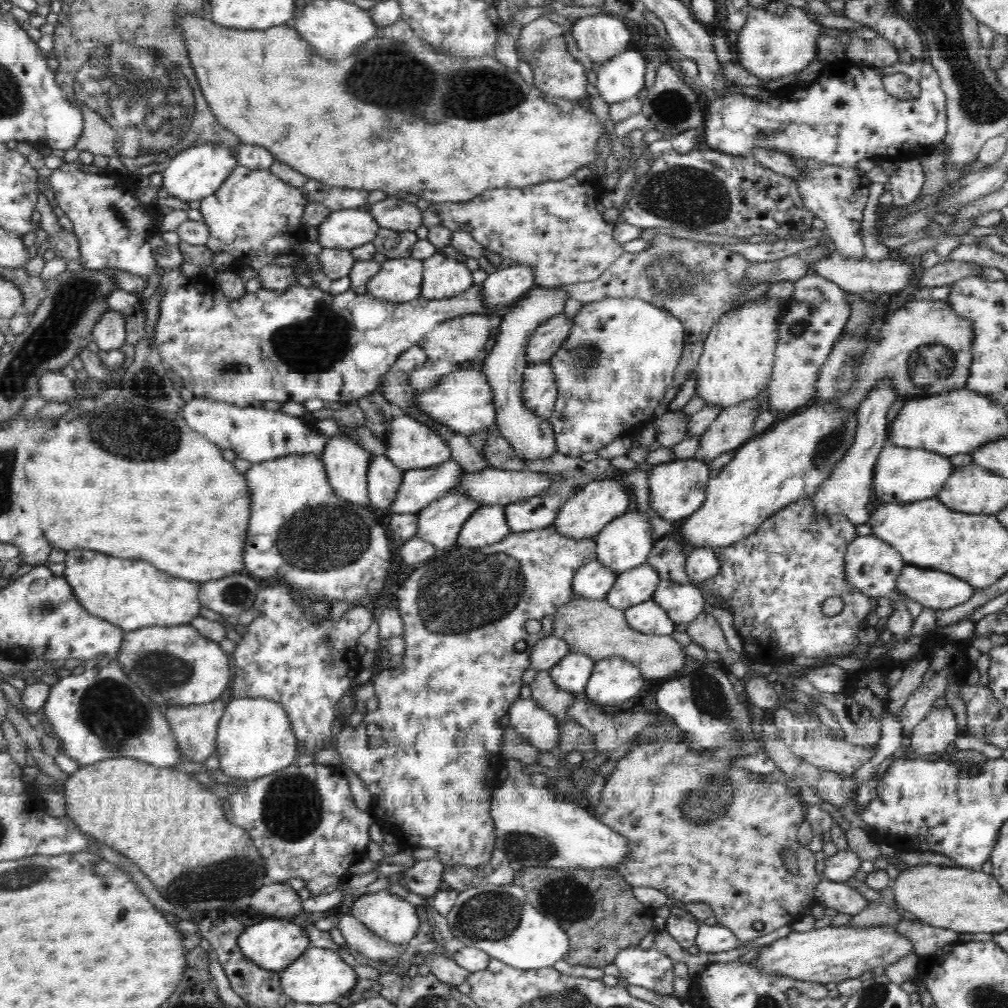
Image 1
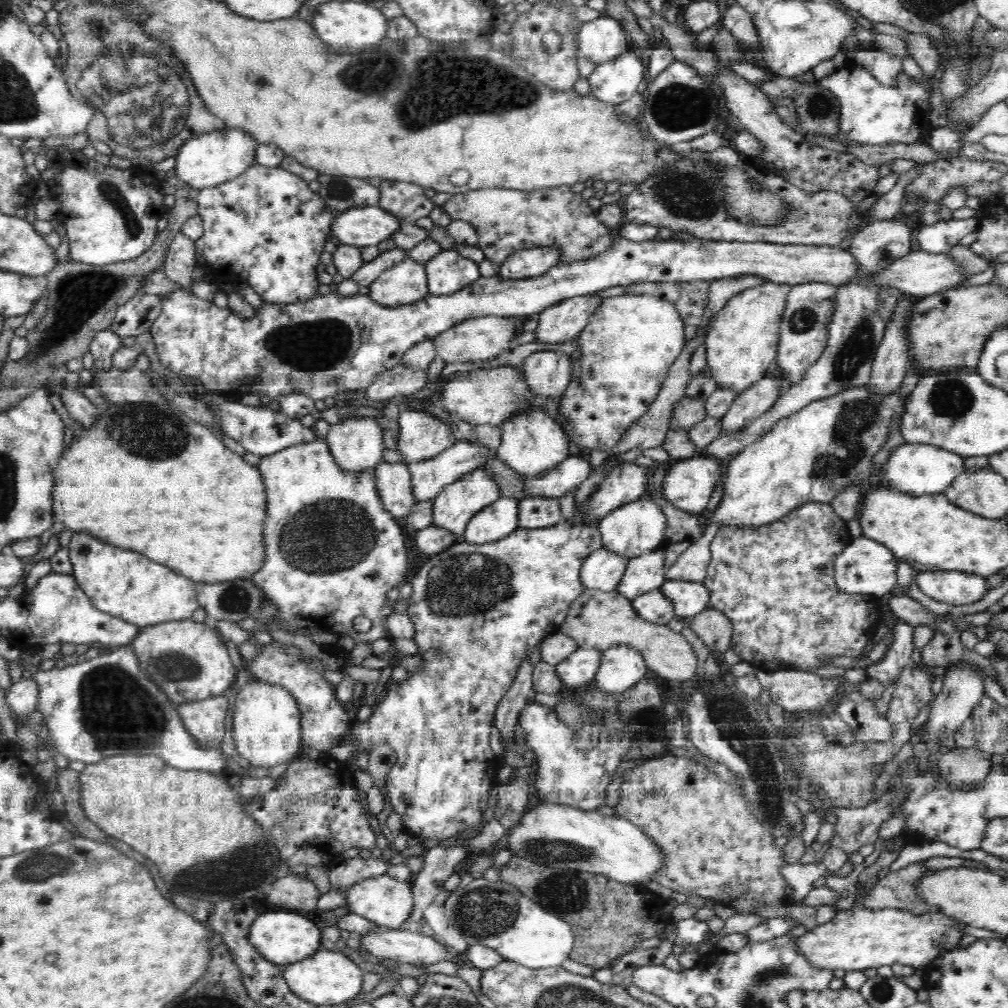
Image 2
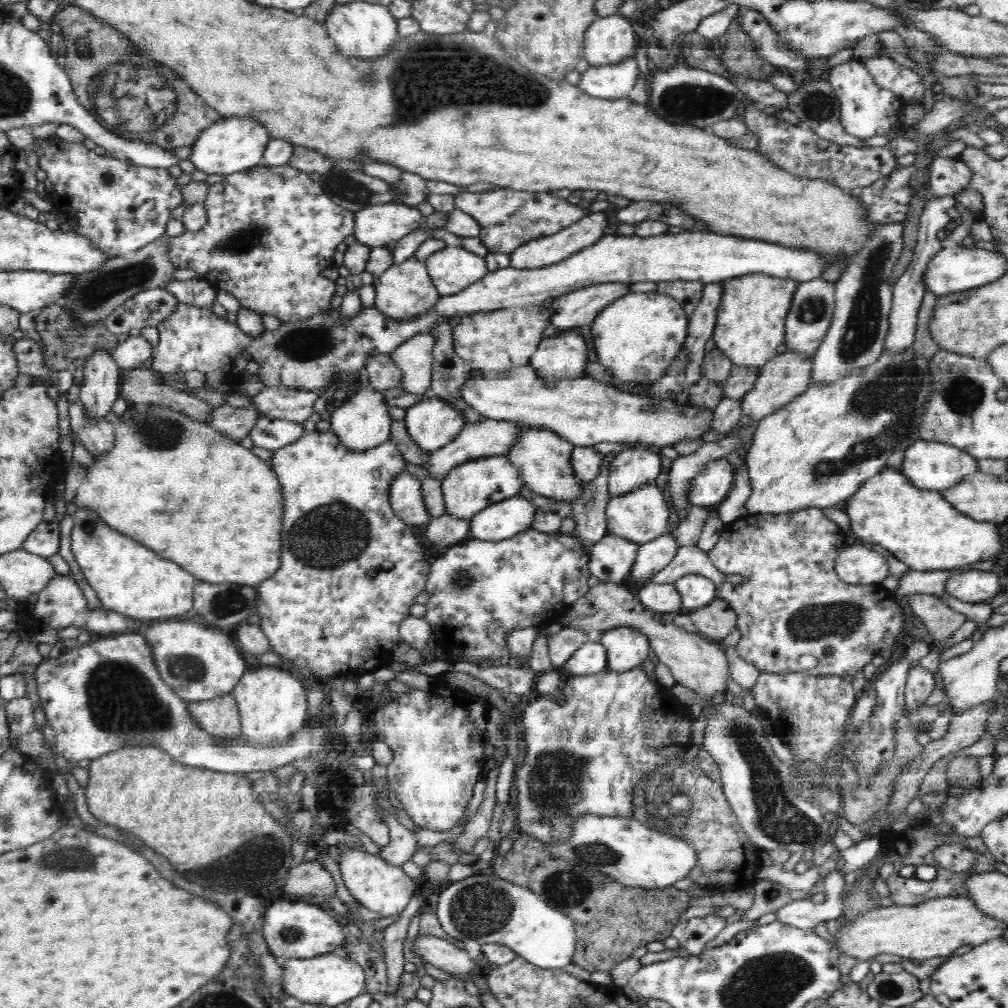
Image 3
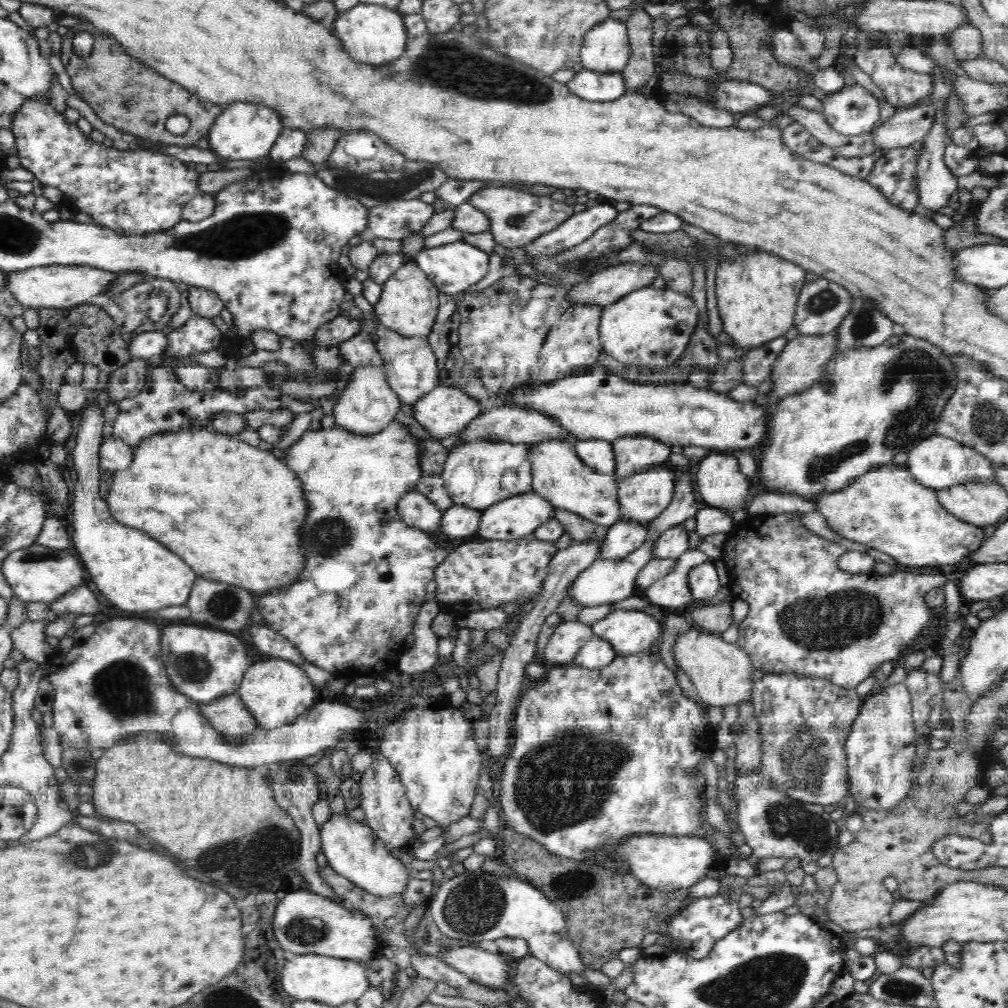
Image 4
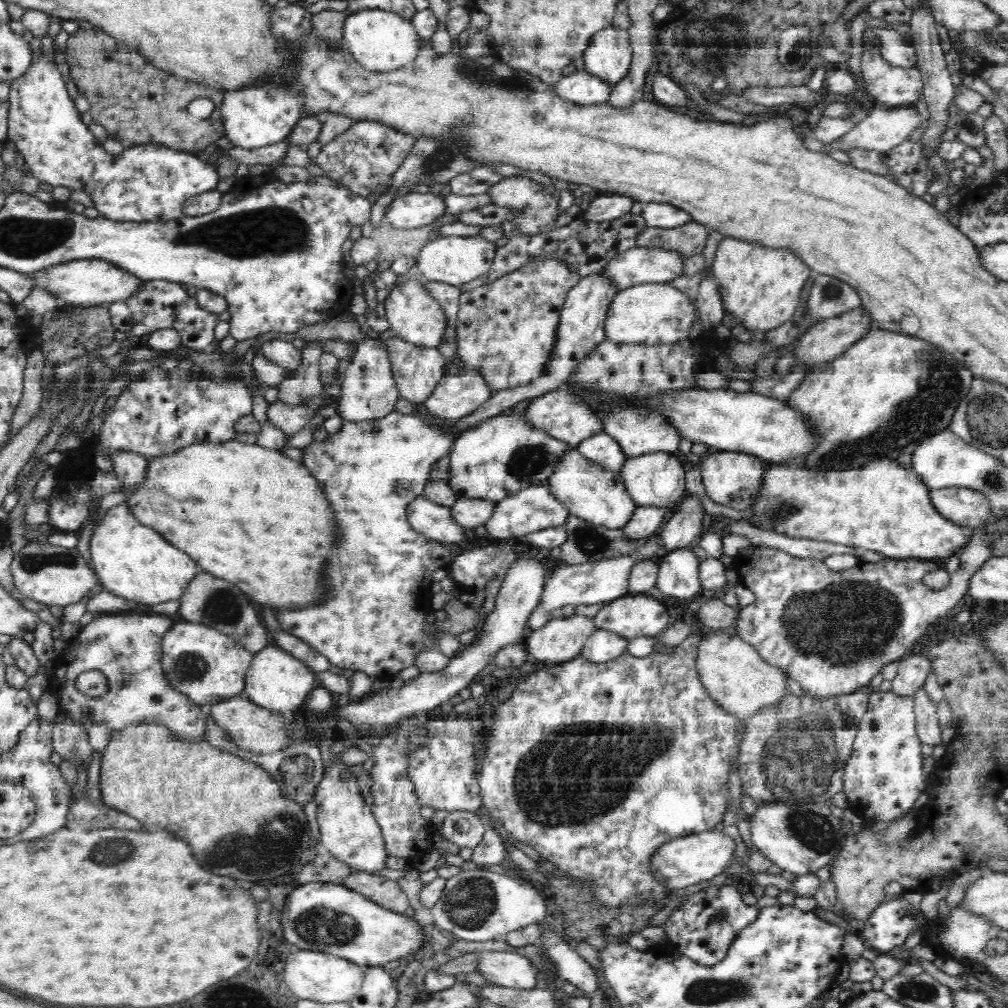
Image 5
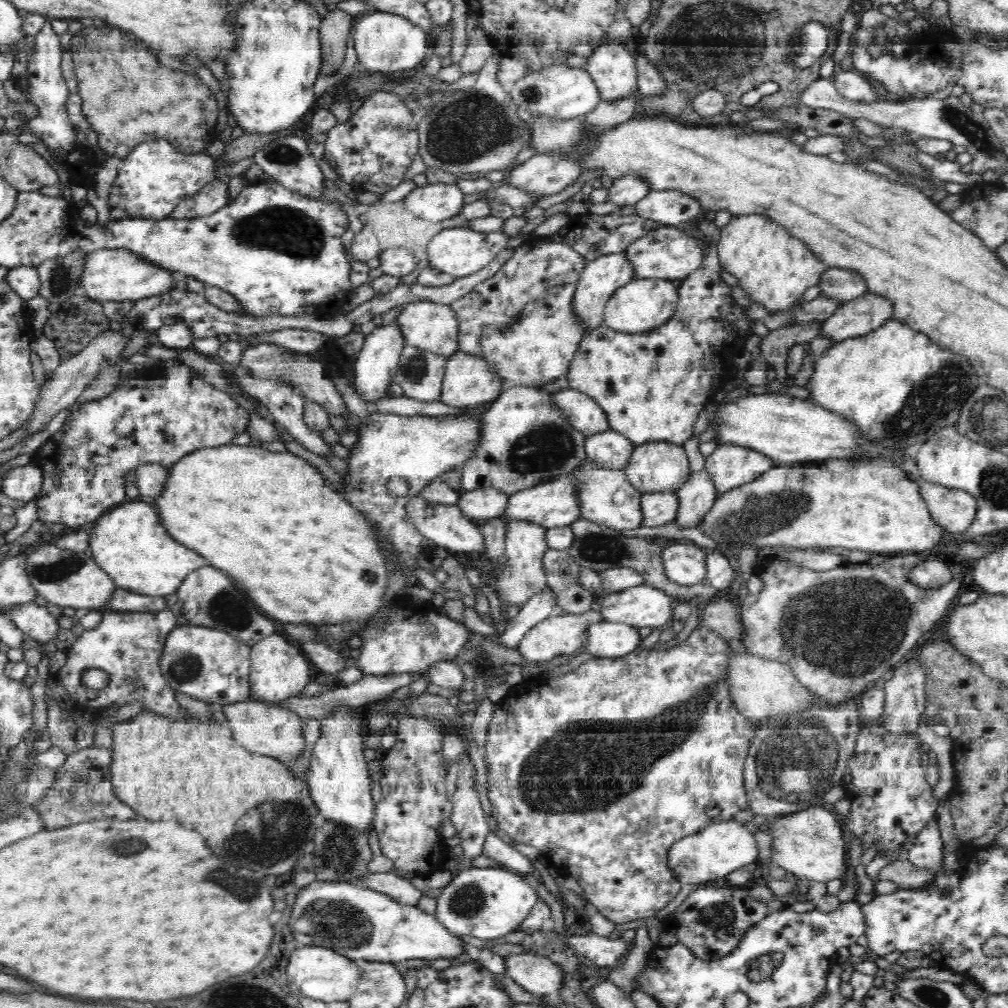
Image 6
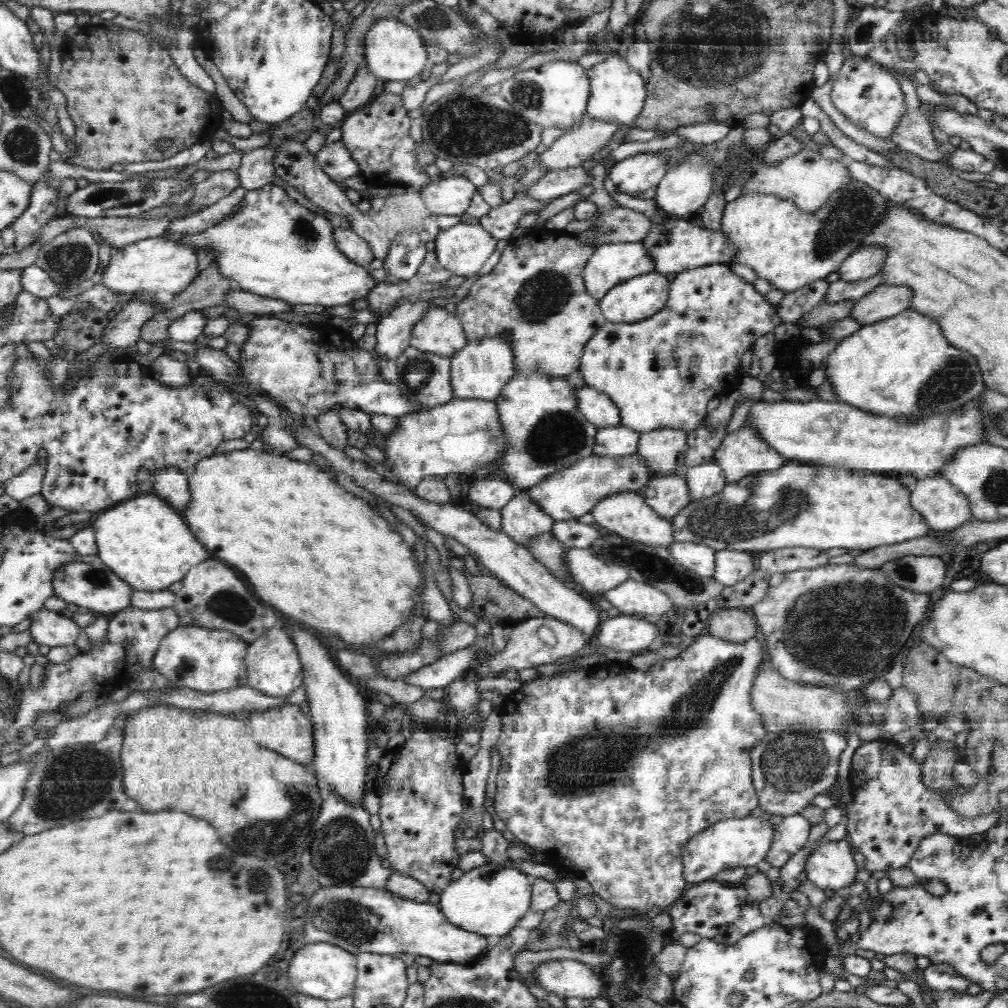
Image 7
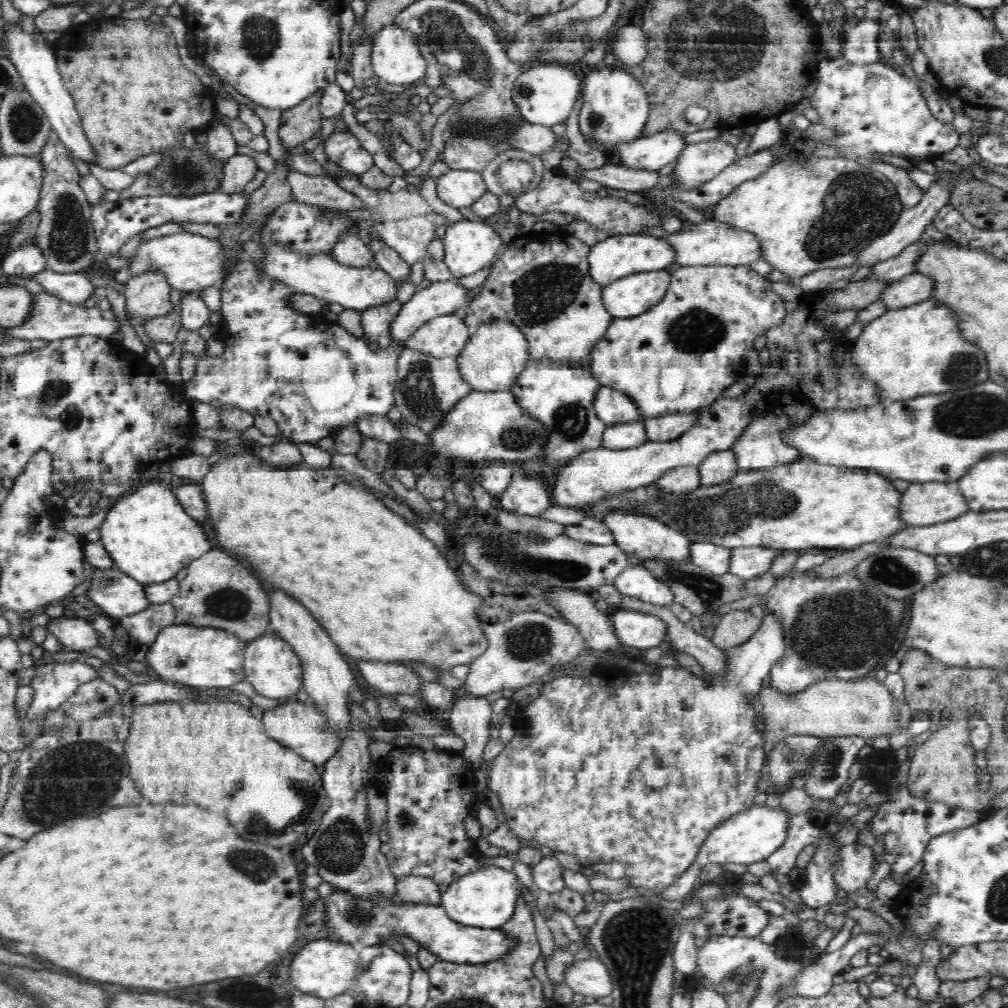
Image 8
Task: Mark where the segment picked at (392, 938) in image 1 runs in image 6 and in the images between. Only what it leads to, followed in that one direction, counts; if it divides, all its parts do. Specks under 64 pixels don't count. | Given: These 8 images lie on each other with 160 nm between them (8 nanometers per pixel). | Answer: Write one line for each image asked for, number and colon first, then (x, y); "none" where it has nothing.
2: (387, 903)
3: (381, 886)
4: (352, 849)
5: (349, 831)
6: (339, 783)

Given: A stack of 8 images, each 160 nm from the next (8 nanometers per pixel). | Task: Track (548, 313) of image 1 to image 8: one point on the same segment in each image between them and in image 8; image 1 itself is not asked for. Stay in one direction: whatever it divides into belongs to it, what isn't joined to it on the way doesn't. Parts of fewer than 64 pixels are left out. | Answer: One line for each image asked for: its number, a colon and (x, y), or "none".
2: (533, 443)
3: (543, 458)
4: (558, 474)
5: (588, 490)
6: (606, 497)
7: (627, 514)
8: (641, 535)

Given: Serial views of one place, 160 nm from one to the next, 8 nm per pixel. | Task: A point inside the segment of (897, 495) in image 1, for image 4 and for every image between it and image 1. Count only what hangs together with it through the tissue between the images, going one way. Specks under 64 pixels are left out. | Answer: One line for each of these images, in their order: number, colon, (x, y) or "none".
2: (918, 469)
3: (938, 466)
4: (938, 462)

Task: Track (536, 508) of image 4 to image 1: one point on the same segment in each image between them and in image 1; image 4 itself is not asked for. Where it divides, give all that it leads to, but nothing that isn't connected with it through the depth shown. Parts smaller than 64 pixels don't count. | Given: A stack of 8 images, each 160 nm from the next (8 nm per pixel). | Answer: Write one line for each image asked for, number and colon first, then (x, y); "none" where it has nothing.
1: (488, 524)
2: (497, 520)
3: (502, 520)

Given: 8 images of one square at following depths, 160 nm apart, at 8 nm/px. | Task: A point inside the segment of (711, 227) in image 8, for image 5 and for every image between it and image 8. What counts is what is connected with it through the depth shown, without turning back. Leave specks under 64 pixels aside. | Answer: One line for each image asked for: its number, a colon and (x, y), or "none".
5: (638, 265)
6: (667, 252)
7: (677, 245)

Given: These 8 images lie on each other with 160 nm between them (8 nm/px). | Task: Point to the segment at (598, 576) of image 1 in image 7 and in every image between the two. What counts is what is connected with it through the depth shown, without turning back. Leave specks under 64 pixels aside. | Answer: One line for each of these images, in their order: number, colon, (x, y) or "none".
2: (603, 569)
3: (611, 559)
4: (623, 537)
5: (646, 519)
6: (659, 508)
7: (667, 495)

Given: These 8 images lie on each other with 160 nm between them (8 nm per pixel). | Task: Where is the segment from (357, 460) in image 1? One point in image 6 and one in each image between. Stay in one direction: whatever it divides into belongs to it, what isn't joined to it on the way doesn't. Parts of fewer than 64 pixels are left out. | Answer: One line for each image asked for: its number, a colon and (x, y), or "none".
2: (356, 444)
3: (362, 423)
4: (367, 405)
5: (368, 390)
6: (375, 365)

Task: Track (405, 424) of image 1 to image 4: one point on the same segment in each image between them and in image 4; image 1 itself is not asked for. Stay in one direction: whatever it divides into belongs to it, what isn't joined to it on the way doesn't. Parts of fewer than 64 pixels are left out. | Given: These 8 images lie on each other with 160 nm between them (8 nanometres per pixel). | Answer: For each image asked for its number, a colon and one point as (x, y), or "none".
2: (421, 436)
3: (432, 423)
4: (445, 410)

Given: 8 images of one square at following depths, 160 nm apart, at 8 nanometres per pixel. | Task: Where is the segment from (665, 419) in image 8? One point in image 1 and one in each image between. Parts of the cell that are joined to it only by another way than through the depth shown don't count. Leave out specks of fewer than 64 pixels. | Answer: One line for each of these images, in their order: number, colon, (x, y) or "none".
1: (624, 543)
2: (634, 527)
3: (640, 515)
4: (642, 496)
5: (657, 479)
6: (659, 466)
7: (664, 449)

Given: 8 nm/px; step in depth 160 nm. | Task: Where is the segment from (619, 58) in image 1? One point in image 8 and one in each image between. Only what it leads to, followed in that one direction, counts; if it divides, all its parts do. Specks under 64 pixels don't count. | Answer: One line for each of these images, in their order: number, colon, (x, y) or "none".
2: (615, 81)
3: (608, 82)
4: (593, 86)
5: (581, 88)
6: (560, 91)
7: (554, 95)
8: (546, 94)

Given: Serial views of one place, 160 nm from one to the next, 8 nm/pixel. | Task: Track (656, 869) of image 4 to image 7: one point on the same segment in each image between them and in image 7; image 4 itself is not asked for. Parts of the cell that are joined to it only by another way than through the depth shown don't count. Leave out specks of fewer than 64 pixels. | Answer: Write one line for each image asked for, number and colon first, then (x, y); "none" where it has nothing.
5: (687, 860)
6: (712, 853)
7: (735, 842)

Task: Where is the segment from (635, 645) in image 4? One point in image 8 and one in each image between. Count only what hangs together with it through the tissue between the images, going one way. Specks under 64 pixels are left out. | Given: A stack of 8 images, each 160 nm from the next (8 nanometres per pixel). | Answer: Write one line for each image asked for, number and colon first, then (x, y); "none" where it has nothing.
5: (633, 615)
6: (645, 605)
7: (632, 597)
8: (638, 582)

